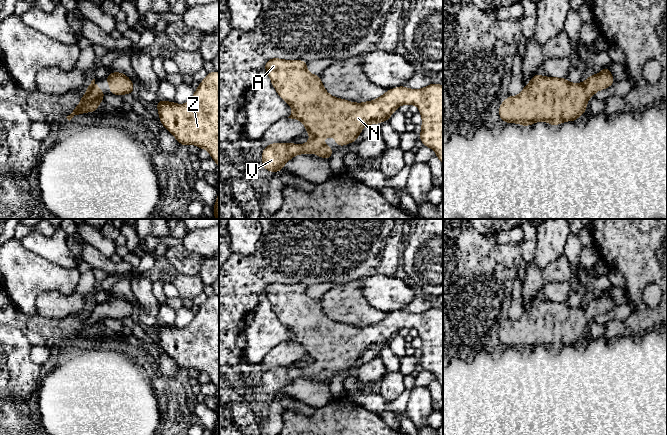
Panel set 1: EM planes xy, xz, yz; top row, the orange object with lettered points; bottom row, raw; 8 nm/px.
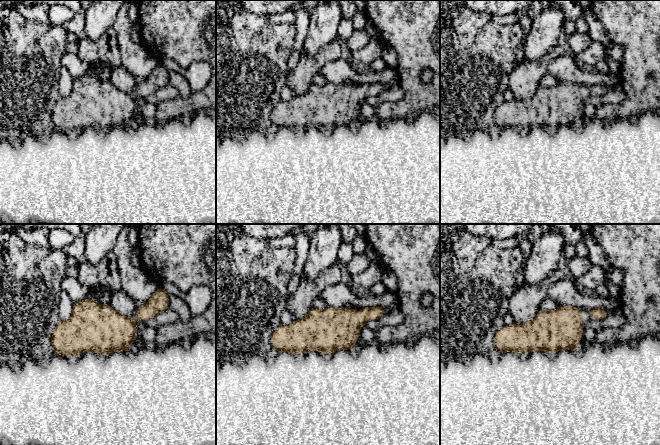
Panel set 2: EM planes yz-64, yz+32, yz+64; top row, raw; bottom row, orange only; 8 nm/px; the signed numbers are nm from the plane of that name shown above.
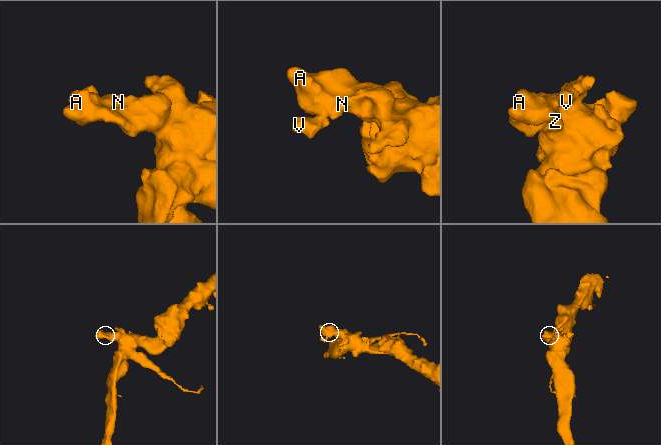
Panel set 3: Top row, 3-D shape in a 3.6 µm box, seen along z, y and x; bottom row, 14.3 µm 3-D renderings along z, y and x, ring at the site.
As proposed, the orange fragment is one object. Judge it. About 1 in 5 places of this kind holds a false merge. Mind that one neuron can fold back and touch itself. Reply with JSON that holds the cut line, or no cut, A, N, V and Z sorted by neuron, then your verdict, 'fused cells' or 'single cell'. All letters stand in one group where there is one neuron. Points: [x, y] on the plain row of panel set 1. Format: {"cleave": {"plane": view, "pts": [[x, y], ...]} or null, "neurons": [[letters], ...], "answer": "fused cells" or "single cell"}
{"cleave": null, "neurons": [["A", "N", "V", "Z"]], "answer": "single cell"}

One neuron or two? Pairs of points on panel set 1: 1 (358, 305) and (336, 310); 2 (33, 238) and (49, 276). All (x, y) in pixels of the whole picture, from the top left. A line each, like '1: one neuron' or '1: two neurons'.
1: one neuron
2: two neurons

